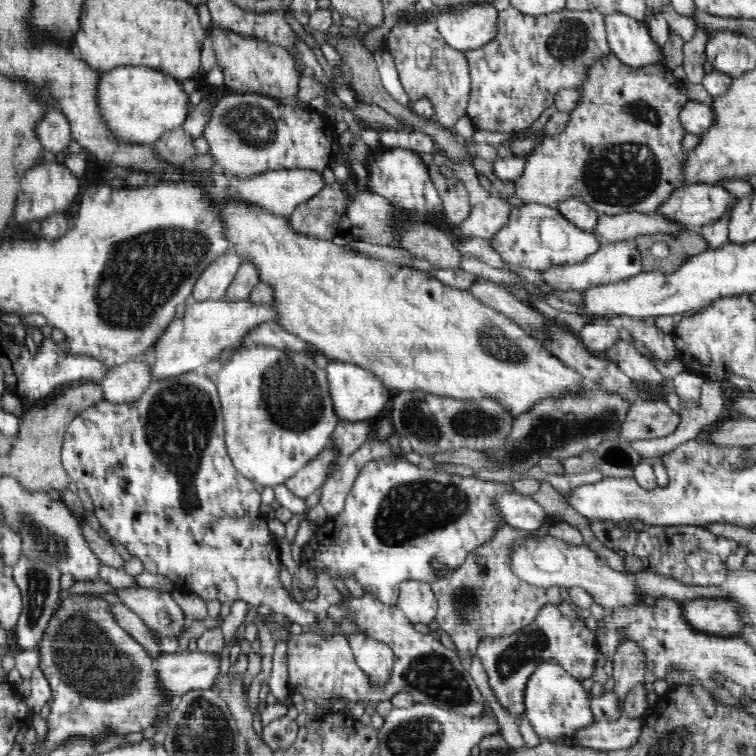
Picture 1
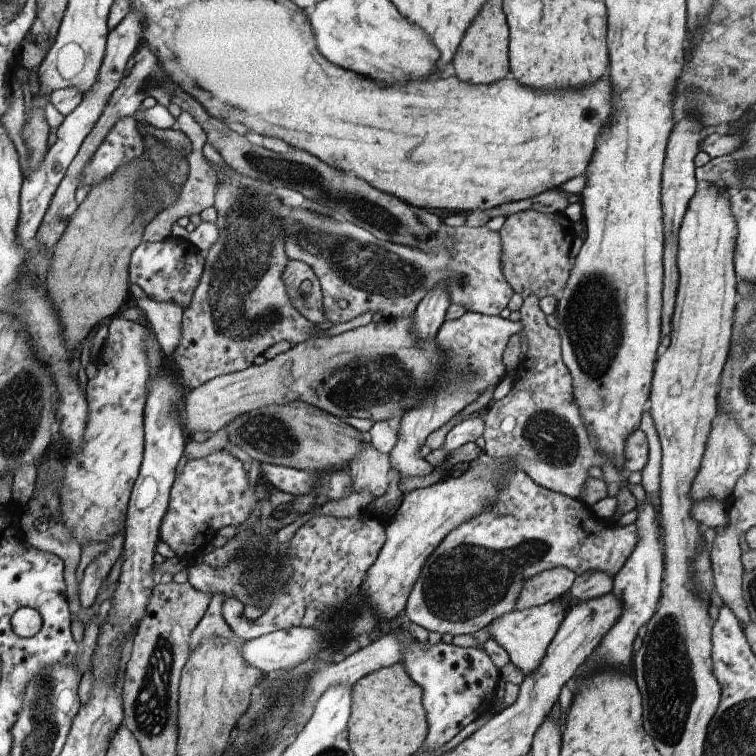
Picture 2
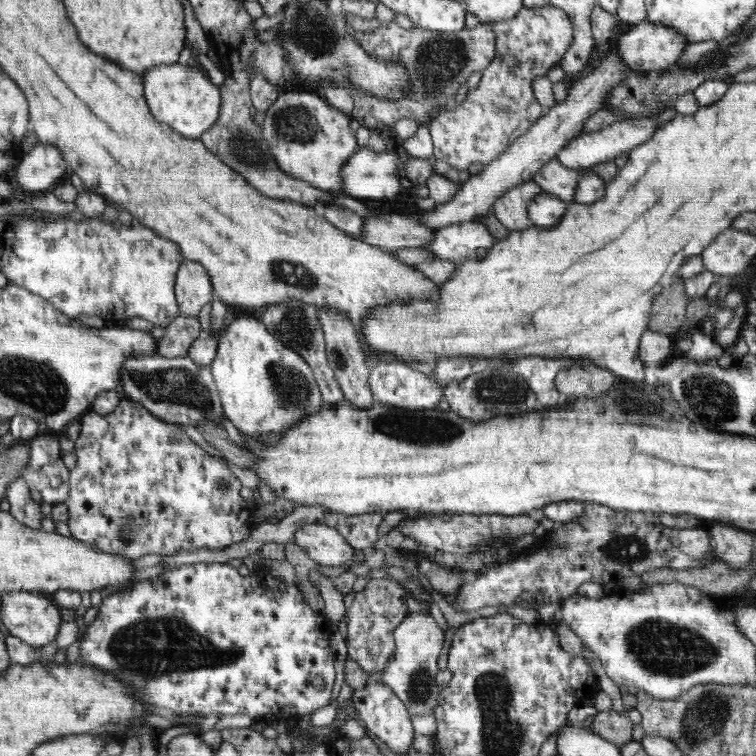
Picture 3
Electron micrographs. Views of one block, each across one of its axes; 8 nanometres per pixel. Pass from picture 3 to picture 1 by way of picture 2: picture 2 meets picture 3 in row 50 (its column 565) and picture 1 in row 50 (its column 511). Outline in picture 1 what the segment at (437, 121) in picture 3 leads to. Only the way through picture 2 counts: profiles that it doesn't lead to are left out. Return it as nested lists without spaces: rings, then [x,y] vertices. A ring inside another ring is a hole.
[[[512,6],[499,12],[499,30],[488,45],[464,53],[471,78],[467,116],[476,130],[501,133],[529,128],[544,110],[554,105],[560,89],[580,87],[590,77],[594,64],[613,54],[607,41],[605,16],[598,10],[564,9],[559,13],[532,16]]]

